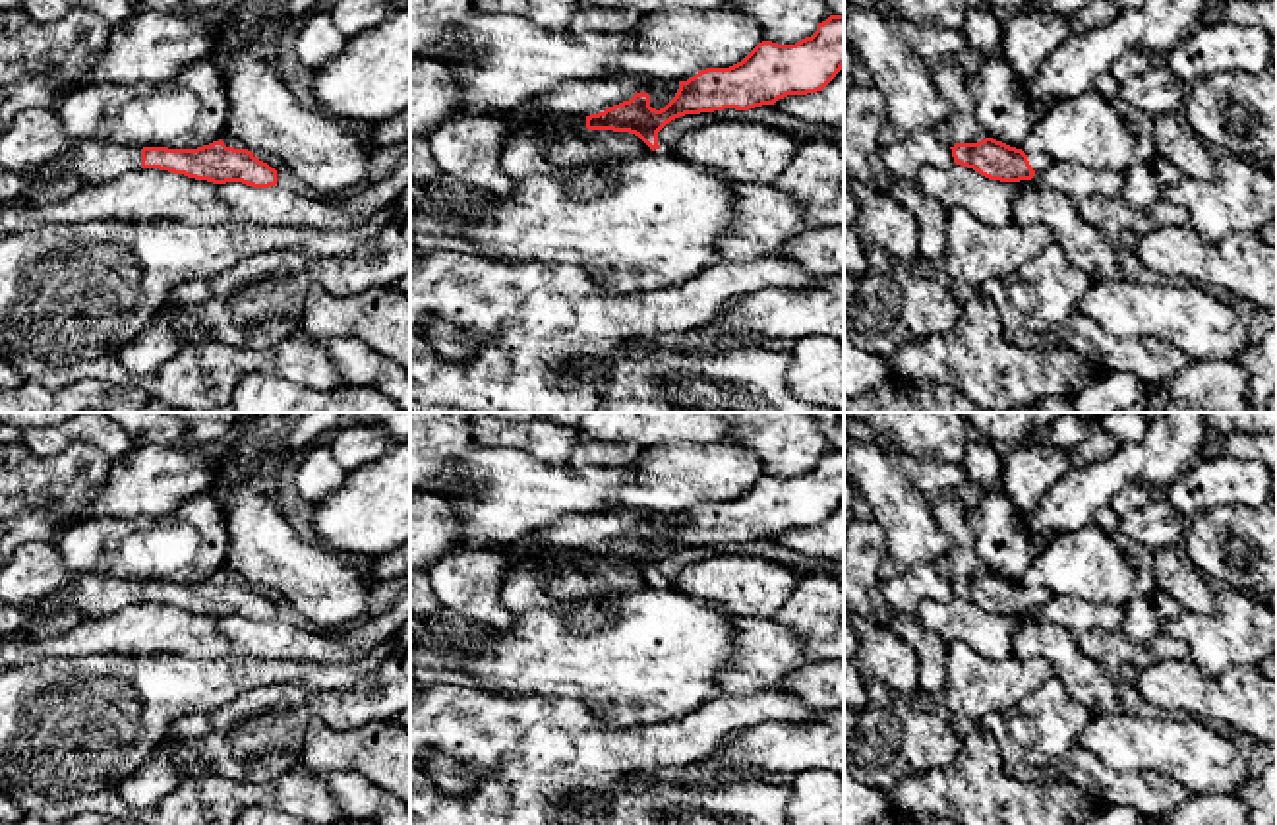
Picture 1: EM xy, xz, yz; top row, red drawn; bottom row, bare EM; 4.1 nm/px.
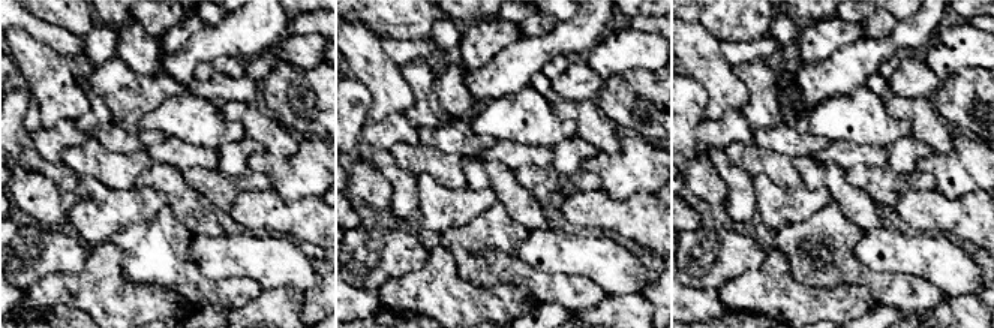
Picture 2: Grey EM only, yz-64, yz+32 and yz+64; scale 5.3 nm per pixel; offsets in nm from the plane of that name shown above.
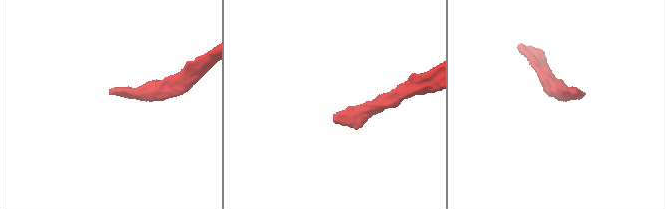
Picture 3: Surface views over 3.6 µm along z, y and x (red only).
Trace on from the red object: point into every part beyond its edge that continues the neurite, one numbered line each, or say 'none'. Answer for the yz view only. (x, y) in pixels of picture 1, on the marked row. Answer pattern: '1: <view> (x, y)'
1: yz (1039, 161)

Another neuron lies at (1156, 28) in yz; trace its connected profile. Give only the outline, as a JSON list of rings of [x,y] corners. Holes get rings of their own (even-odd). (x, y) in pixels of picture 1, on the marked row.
[[[1145,0],[1105,25],[1070,35],[1020,85],[1027,101],[1054,105],[1091,89],[1101,74],[1130,50],[1165,58],[1203,21],[1205,0]]]

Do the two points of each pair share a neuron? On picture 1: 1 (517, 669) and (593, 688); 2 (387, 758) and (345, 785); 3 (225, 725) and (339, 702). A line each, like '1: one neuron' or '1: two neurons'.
1: one neuron
2: two neurons
3: one neuron

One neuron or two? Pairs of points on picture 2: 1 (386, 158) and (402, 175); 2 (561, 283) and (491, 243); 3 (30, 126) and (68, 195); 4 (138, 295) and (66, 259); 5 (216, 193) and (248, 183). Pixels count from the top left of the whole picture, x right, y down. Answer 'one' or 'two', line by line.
1: one
2: one
3: one
4: two
5: one

